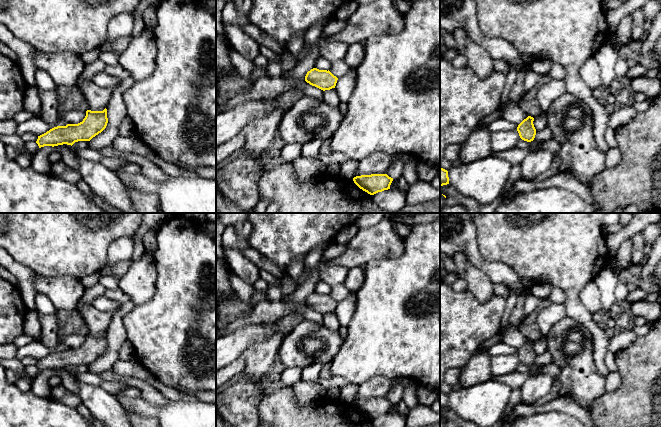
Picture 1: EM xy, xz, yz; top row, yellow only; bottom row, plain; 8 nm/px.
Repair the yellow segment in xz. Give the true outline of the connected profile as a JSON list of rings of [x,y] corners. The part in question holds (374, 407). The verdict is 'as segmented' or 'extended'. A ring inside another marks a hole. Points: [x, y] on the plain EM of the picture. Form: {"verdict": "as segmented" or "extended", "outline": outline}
{"verdict": "as segmented", "outline": [[[387,398],[361,399],[353,402],[354,407],[370,419],[390,413],[393,402]]]}

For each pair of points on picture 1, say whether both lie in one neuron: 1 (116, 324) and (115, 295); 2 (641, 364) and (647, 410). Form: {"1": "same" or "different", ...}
{"1": "different", "2": "same"}

